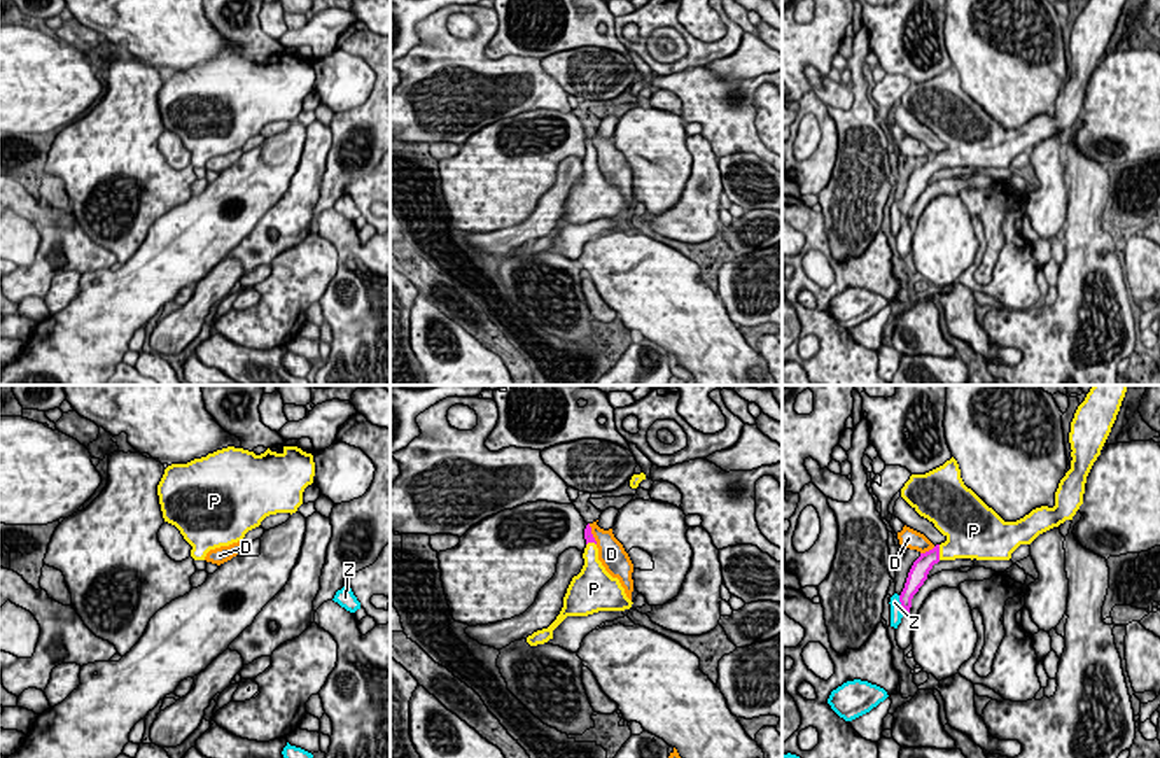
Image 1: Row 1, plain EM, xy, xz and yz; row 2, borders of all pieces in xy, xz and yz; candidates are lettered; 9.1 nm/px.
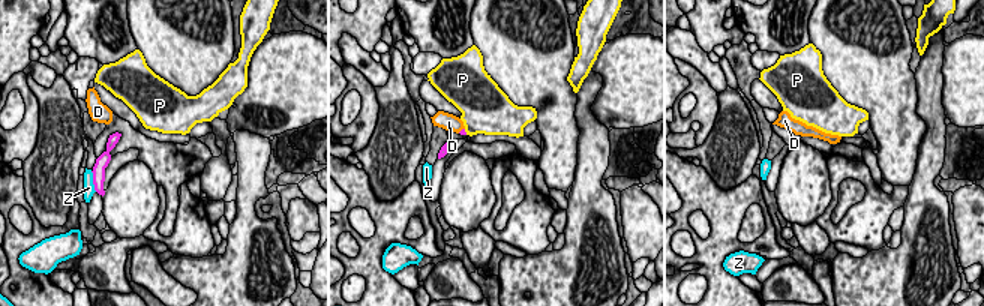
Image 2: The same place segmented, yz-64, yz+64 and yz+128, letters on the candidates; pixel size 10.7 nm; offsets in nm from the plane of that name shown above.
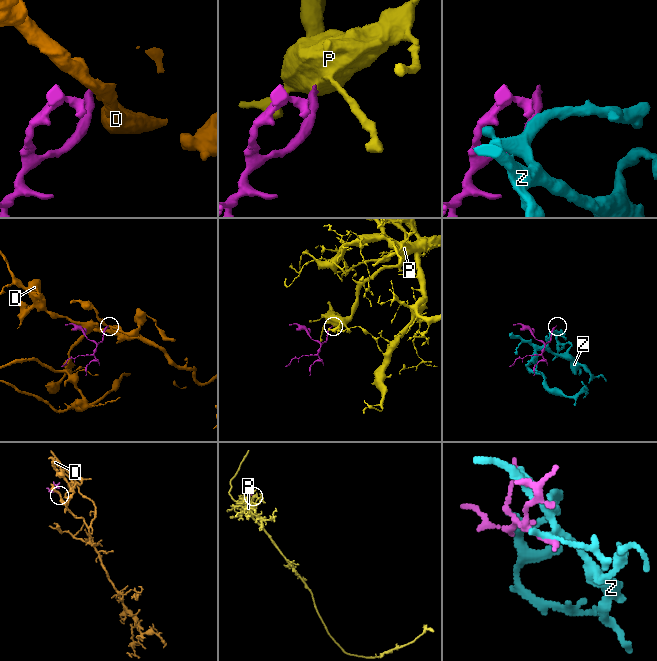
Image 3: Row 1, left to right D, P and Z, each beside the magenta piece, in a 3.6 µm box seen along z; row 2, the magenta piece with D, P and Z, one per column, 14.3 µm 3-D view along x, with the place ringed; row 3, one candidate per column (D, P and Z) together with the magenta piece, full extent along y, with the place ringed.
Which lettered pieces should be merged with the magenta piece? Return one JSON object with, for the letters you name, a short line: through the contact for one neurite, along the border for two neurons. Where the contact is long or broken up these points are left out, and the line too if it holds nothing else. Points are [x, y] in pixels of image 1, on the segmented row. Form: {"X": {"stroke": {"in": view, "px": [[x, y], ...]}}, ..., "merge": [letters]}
{"P": {"stroke": {"in": "yz", "px": [[921, 568], [938, 552], [950, 550], [963, 541]]}}, "merge": ["P"]}

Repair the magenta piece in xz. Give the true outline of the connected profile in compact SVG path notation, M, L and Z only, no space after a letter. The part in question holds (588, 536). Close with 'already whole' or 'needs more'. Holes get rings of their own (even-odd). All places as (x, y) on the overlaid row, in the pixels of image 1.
M590 523L584 529L584 539L584 565L570 581L560 614L548 628L527 637L530 646L544 644L553 639L553 630L567 616L588 616L598 611L625 611L632 607L633 602L626 597L619 579L612 578L598 560L598 548Z | needs more

